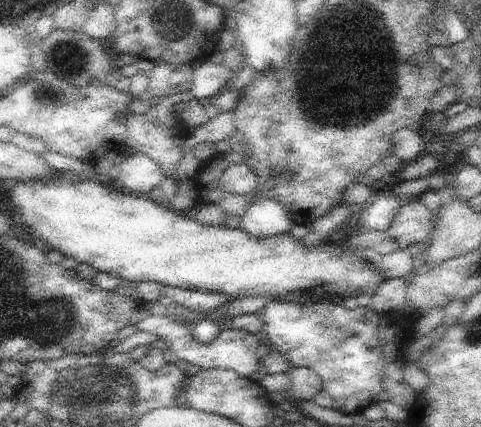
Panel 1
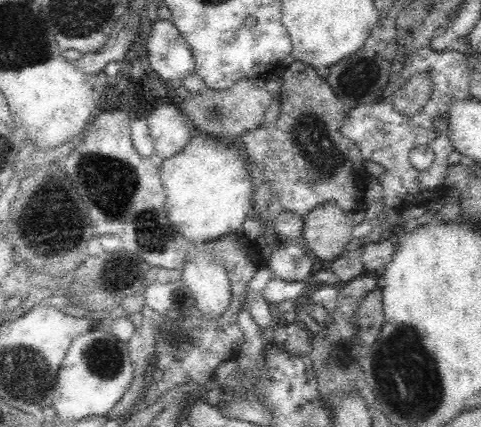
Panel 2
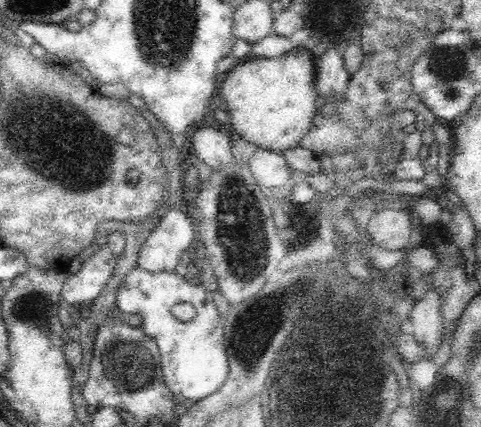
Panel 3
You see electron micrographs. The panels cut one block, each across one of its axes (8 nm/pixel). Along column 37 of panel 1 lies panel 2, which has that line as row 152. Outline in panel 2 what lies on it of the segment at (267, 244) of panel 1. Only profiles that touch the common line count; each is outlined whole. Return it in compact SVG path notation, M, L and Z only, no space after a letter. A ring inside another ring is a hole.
M192 136L190 144L188 144L182 152L178 152L178 156L166 158L160 168L162 168L162 186L164 186L164 192L166 192L166 196L168 196L168 198L166 198L168 220L170 220L170 224L172 224L186 240L190 240L192 244L208 244L208 242L212 242L212 240L218 240L218 238L226 236L226 234L232 234L232 232L236 232L236 230L242 230L242 222L248 220L250 214L254 212L254 184L252 184L252 172L250 172L252 166L250 166L250 160L244 160L244 158L236 152L236 148L230 146L230 142L222 142L222 140L216 140L216 138L210 138L210 136Z

